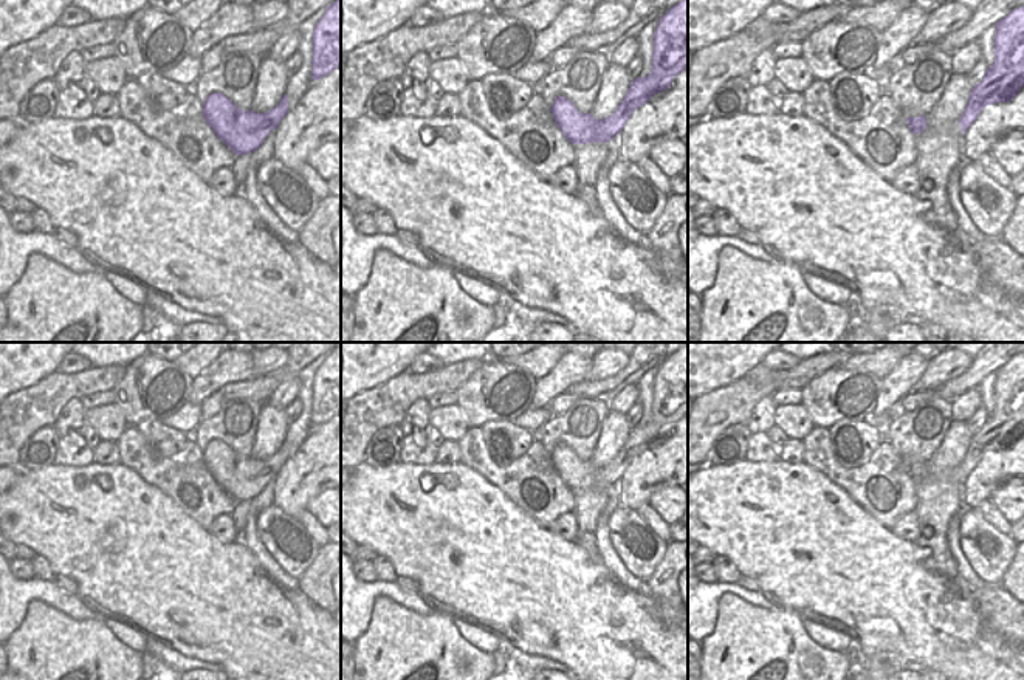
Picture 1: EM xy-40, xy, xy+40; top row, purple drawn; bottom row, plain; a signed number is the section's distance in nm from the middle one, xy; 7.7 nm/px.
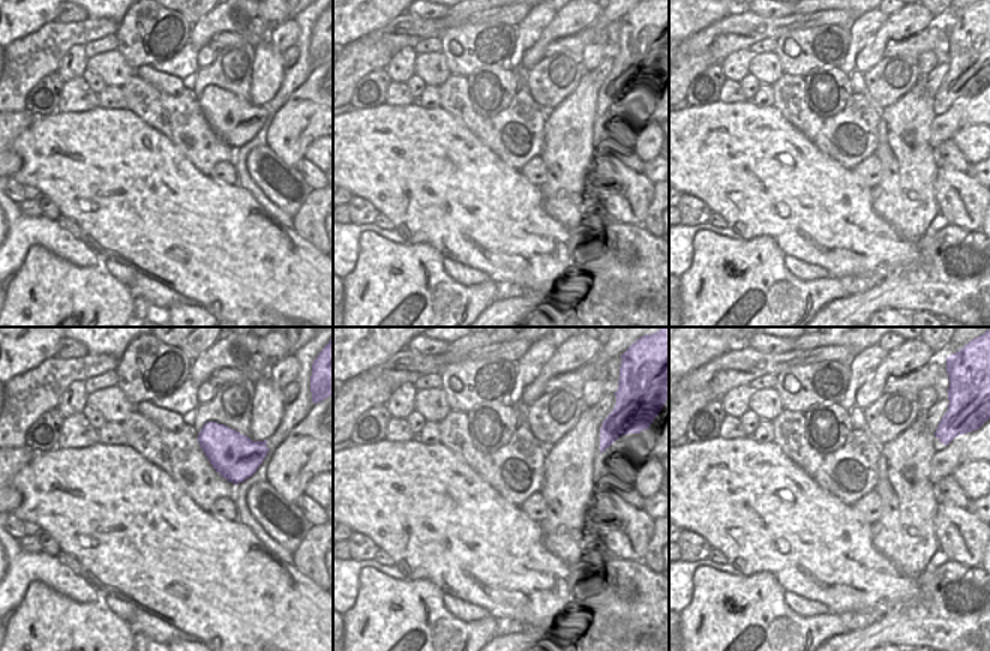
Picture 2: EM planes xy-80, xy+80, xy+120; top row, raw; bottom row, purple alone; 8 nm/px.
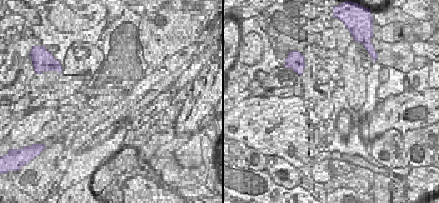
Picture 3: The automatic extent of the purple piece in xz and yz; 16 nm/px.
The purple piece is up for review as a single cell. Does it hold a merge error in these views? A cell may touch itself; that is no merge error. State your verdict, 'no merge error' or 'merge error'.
no merge error

